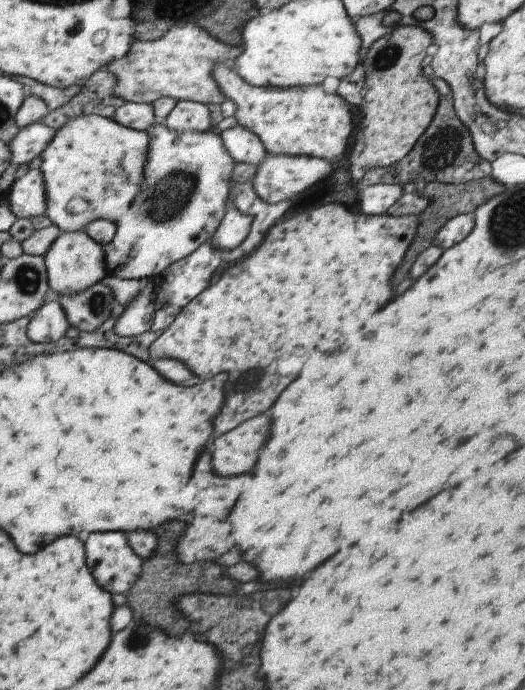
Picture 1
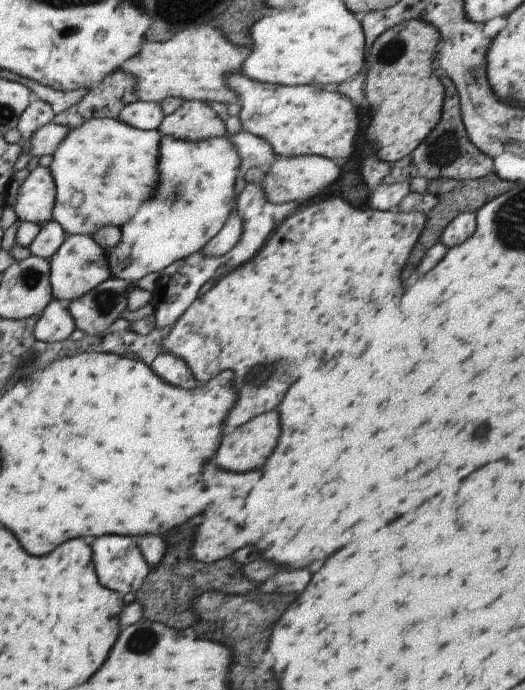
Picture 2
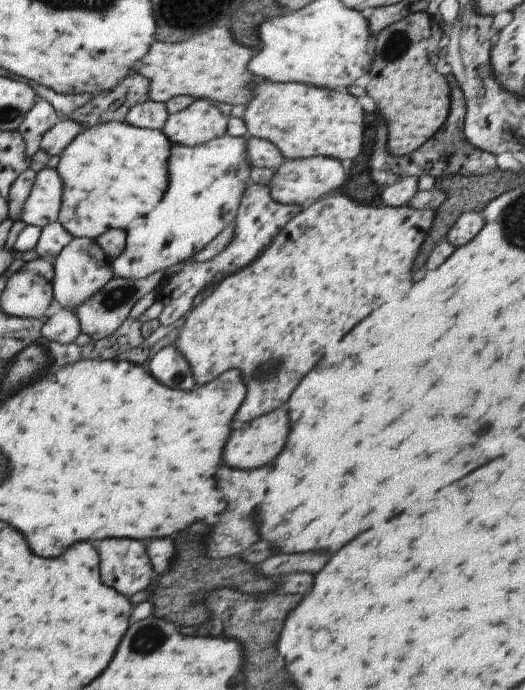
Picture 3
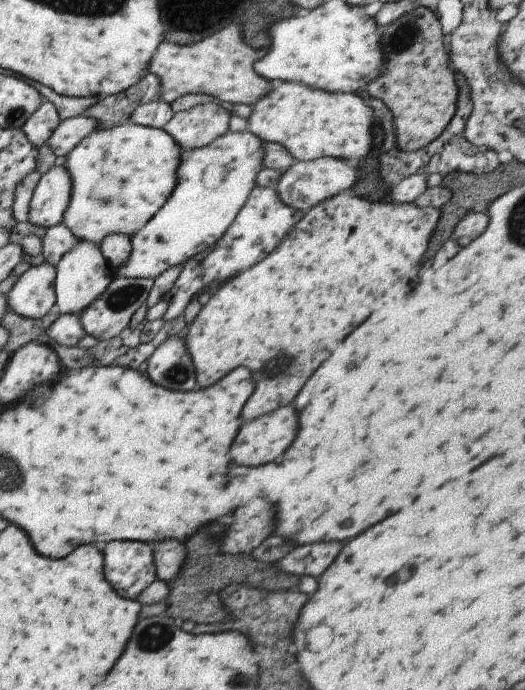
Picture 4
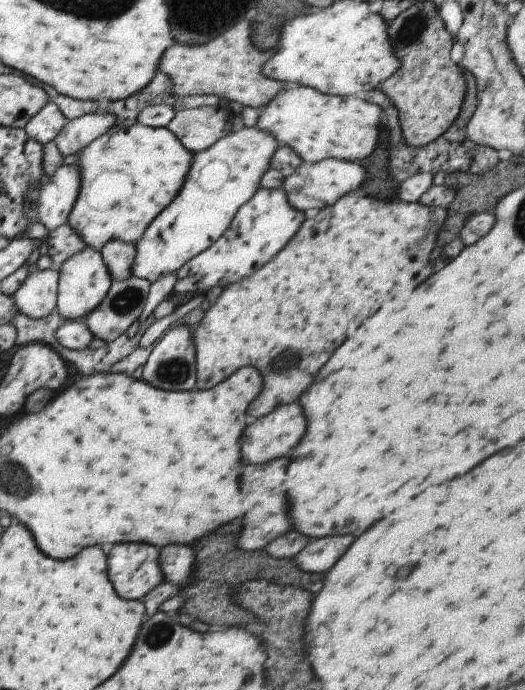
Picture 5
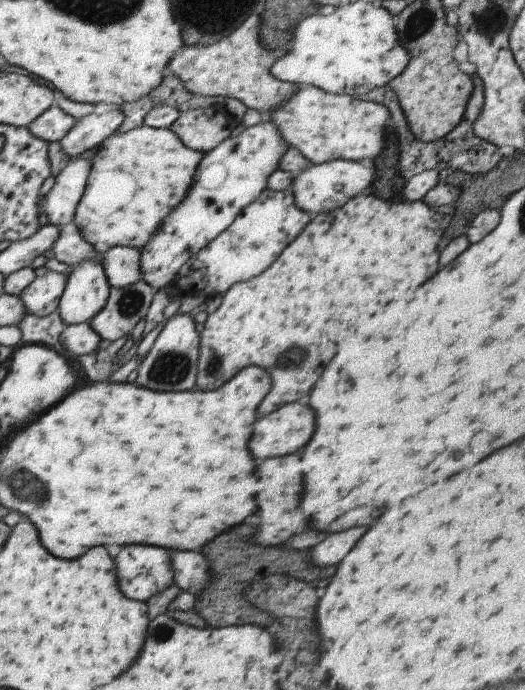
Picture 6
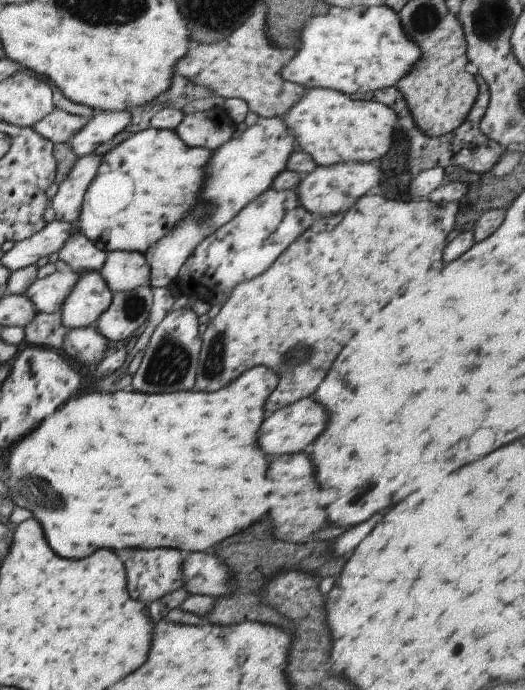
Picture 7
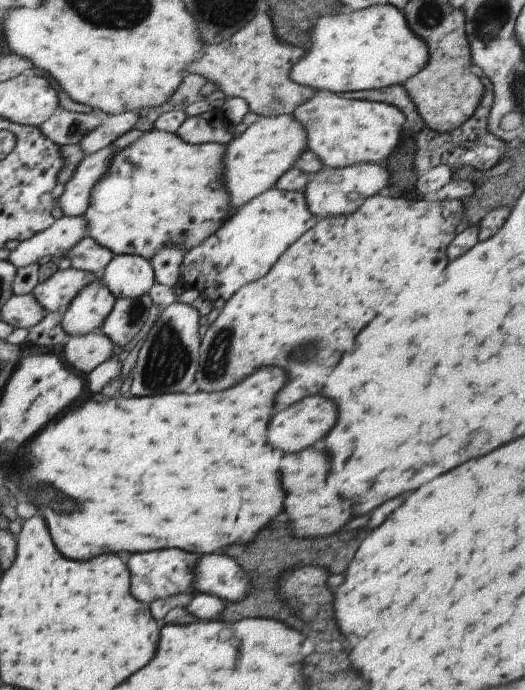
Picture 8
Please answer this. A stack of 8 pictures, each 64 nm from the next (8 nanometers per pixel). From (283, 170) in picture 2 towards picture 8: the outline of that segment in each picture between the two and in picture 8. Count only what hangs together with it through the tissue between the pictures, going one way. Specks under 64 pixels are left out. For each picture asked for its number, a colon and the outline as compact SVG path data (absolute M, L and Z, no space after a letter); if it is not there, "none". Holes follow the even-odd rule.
3: M315 156L315 158L297 158L297 160L283 160L271 174L271 180L267 182L269 196L277 204L297 204L299 208L307 208L313 202L337 194L339 188L347 182L347 174L339 160Z
4: M319 158L319 160L309 160L309 162L295 162L291 164L277 180L275 192L279 200L295 208L299 212L307 212L311 206L319 204L321 200L327 200L331 196L337 196L339 192L349 192L357 180L357 170L353 166L347 166L343 160L333 160L333 158Z
5: M327 158L323 162L317 162L317 164L309 164L309 162L301 162L301 166L289 176L283 180L283 186L281 190L285 190L287 194L287 200L289 204L295 208L295 210L301 210L305 212L307 208L331 208L339 198L347 196L349 192L357 194L359 192L359 186L365 178L365 170L359 166L359 164L353 164L353 162L345 162L345 160L333 160L333 158Z
6: M333 160L327 164L313 166L309 164L307 170L295 176L293 184L289 186L293 190L293 200L295 206L301 208L303 212L315 212L315 214L329 214L335 212L337 208L343 208L351 198L359 194L367 194L371 190L373 180L373 170L369 170L371 164L361 164L361 162L347 162L347 160Z
7: M335 164L335 166L317 166L311 174L307 174L299 186L299 202L311 212L315 218L323 218L325 214L341 214L347 212L359 198L365 194L373 194L379 190L379 166L377 164Z
8: M357 164L357 166L347 166L347 168L329 168L323 166L309 184L305 186L305 200L309 210L321 220L329 216L341 216L341 214L353 214L363 202L371 196L385 194L387 190L387 180L389 172L385 170L383 164Z

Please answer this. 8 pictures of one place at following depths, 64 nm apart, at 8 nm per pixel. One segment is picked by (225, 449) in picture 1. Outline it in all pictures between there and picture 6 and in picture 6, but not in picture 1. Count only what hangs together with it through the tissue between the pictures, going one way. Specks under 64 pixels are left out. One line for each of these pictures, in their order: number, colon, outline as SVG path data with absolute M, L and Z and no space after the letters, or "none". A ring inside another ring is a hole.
2: M265 412L235 428L231 434L223 436L221 448L217 452L217 464L223 470L247 472L261 468L267 456L273 452L279 438L279 418L277 412Z
3: M281 406L251 422L245 422L239 428L235 428L233 432L229 432L231 436L223 450L223 462L231 468L247 468L247 470L273 462L273 458L281 452L281 448L285 444L285 436L289 434L289 420L287 420L287 432L285 432L285 416L287 416L285 406Z
4: M281 406L281 408L273 410L271 414L259 416L251 422L245 422L245 424L241 422L239 432L231 446L231 456L235 462L247 464L247 466L259 466L259 464L265 464L271 460L279 460L283 456L285 448L293 442L295 434L297 434L297 414L295 414L293 406Z
5: M293 402L287 406L277 406L267 416L251 422L243 432L243 444L241 444L243 460L257 464L257 462L267 462L273 458L287 456L297 446L297 442L301 440L301 436L305 432L305 416L301 414L299 406L301 406L299 402Z
6: M305 402L287 404L255 422L251 452L257 458L285 456L303 448L315 428L313 410Z

